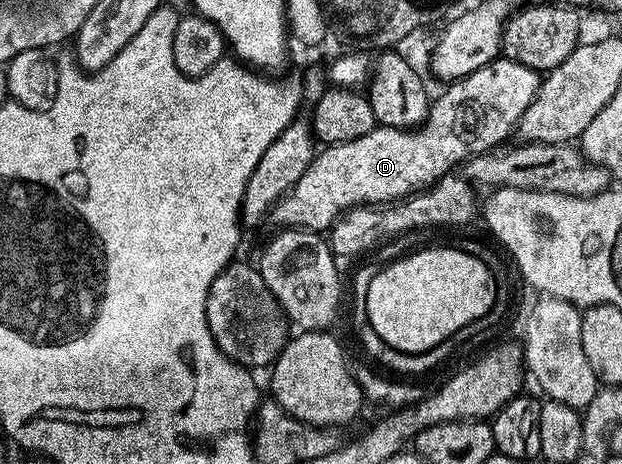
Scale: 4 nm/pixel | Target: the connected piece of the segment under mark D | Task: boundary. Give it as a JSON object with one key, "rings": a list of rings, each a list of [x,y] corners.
{"rings":[[[500,56],[494,62],[477,68],[477,72],[468,78],[459,78],[450,83],[444,89],[447,91],[432,101],[431,111],[420,126],[402,130],[376,125],[374,130],[365,132],[365,136],[357,136],[357,140],[336,146],[324,145],[316,153],[309,168],[305,168],[305,176],[301,176],[301,180],[297,180],[290,192],[272,208],[270,221],[275,221],[279,228],[327,232],[344,212],[354,206],[382,206],[426,190],[446,174],[452,173],[460,164],[467,162],[472,155],[483,154],[506,143],[506,138],[516,133],[521,116],[525,116],[525,108],[533,104],[533,96],[539,90],[540,81],[540,71],[515,62],[512,58]]]}

